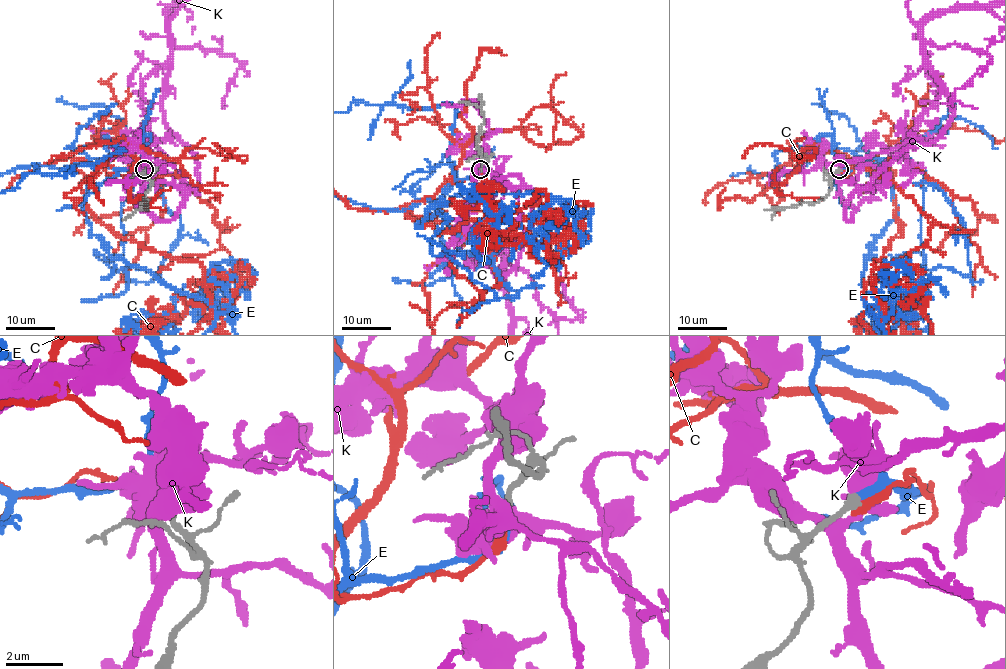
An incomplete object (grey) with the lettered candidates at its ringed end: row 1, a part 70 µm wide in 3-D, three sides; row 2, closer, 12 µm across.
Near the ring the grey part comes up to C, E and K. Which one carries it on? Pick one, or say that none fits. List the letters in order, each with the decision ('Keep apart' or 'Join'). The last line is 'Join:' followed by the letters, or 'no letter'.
C: Keep apart
E: Join
K: Keep apart
Join: E

